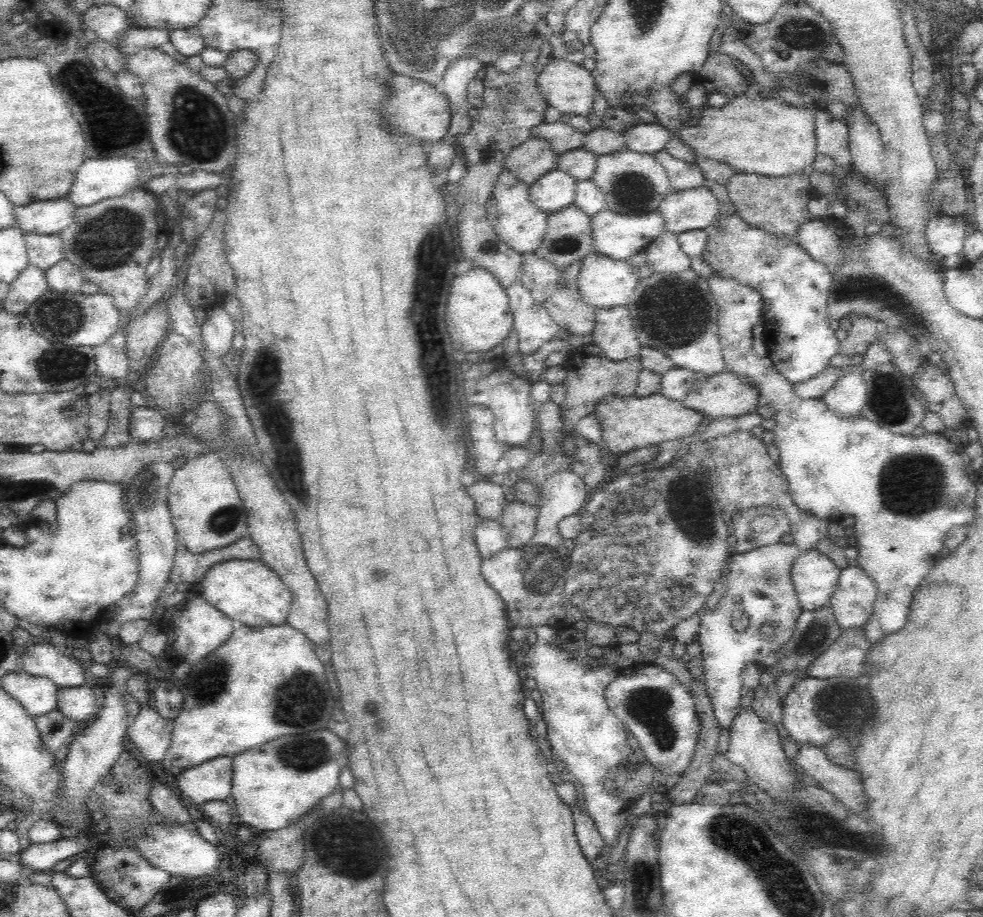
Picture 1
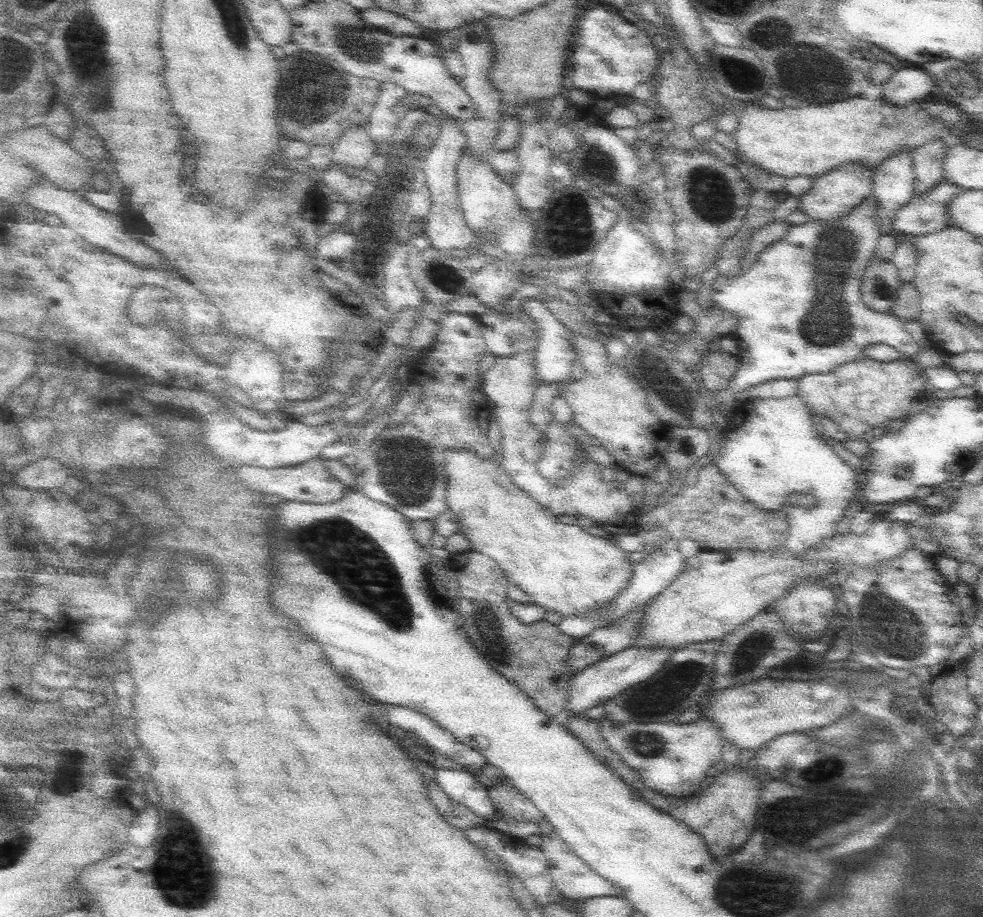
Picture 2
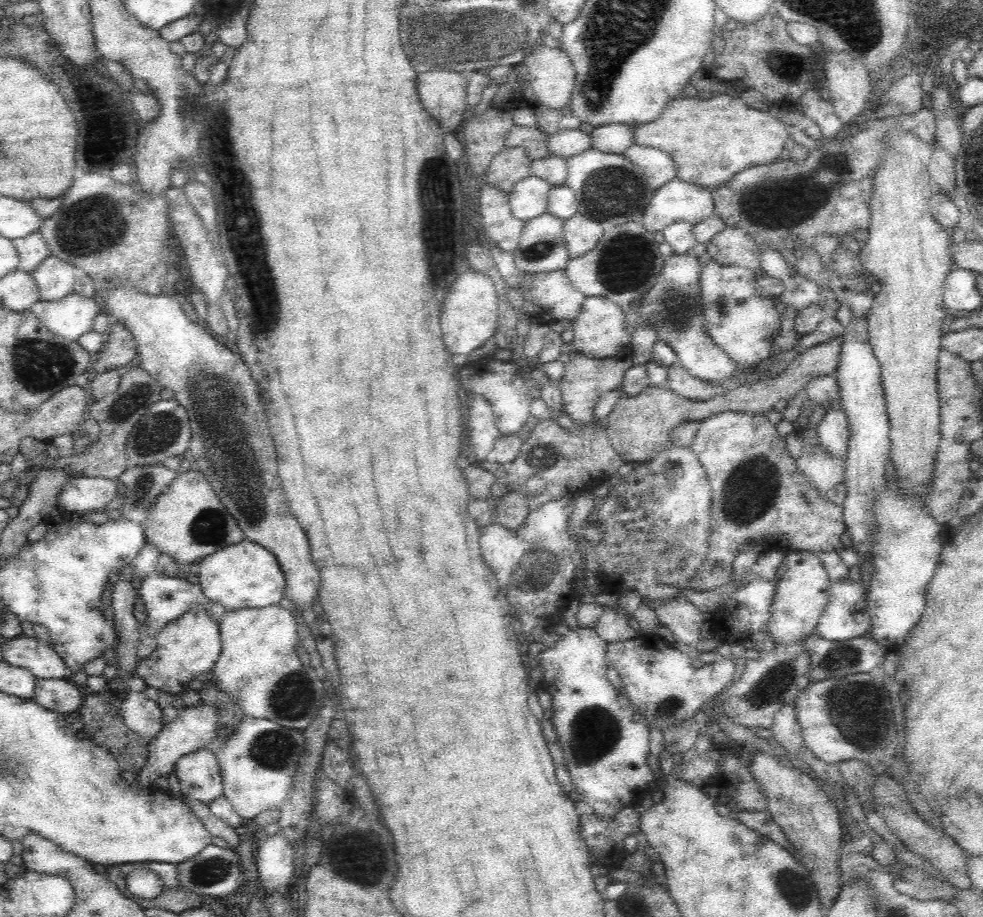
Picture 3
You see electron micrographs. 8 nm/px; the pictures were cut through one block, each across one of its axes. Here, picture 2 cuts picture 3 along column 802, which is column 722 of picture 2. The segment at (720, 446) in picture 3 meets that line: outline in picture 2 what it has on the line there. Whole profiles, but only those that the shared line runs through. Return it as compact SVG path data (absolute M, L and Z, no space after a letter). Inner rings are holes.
M703 461L696 484L690 488L683 488L670 502L642 511L638 526L639 530L643 531L647 525L660 525L678 542L685 539L696 540L702 551L771 551L782 547L788 539L787 506L804 509L812 507L806 494L790 494L787 504L781 506L780 511L769 513L761 510L742 496L725 474L721 473L715 461Z

